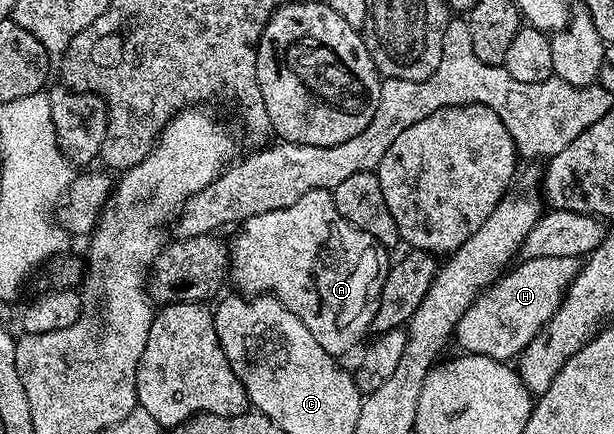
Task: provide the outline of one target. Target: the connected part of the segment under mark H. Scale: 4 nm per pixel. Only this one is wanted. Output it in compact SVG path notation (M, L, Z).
M528 257L522 261L509 268L499 279L493 280L462 315L460 324L456 327L454 341L461 345L464 353L486 355L490 359L507 362L519 358L520 352L544 331L548 320L556 314L558 307L564 302L564 294L568 292L572 280L580 274L582 268L581 258L578 257Z

